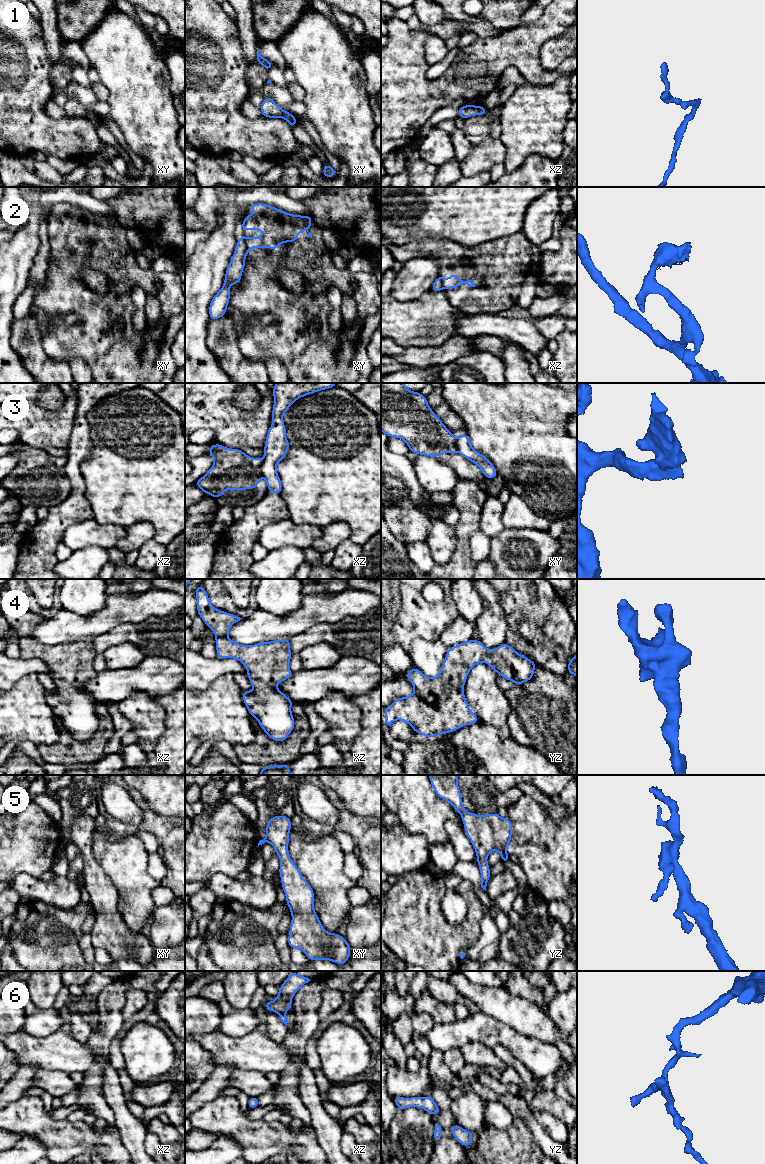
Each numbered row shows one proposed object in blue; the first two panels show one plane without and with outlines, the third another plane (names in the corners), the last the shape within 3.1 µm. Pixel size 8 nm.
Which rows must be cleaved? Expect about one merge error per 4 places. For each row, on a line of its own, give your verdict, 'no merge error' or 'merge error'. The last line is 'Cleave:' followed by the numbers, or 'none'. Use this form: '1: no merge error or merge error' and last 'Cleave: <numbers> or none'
1: no merge error
2: merge error
3: merge error
4: no merge error
5: no merge error
6: no merge error
Cleave: 2, 3

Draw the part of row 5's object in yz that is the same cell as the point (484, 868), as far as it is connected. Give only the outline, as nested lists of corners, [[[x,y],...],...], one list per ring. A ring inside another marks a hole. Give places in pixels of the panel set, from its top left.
[[[428,775],[428,777],[436,795],[449,802],[461,815],[465,833],[476,851],[481,887],[486,891],[491,877],[490,866],[487,863],[489,853],[496,850],[504,864],[509,861],[507,847],[512,839],[512,822],[509,818],[501,818],[498,812],[477,815],[466,811],[458,786],[458,775]]]

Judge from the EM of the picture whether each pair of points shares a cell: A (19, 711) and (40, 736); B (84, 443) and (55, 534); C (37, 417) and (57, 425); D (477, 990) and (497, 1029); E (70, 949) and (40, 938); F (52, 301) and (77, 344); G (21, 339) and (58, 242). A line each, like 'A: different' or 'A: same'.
A: same
B: same
C: same
D: different
E: same
F: same
G: different

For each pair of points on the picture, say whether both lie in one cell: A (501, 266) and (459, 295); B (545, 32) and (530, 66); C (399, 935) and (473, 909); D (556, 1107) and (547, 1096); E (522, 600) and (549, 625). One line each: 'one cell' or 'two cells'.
A: one cell
B: one cell
C: one cell
D: one cell
E: one cell

